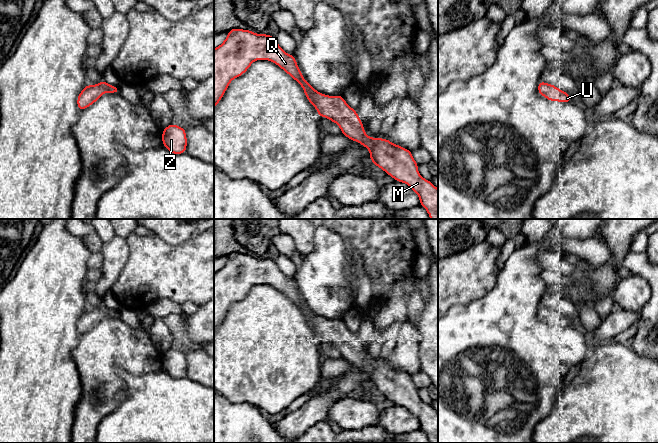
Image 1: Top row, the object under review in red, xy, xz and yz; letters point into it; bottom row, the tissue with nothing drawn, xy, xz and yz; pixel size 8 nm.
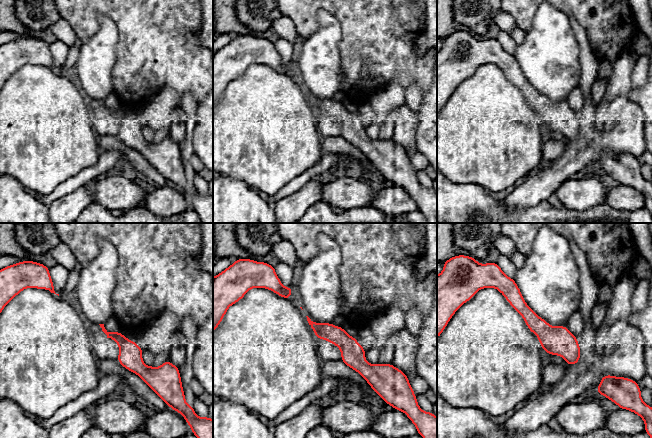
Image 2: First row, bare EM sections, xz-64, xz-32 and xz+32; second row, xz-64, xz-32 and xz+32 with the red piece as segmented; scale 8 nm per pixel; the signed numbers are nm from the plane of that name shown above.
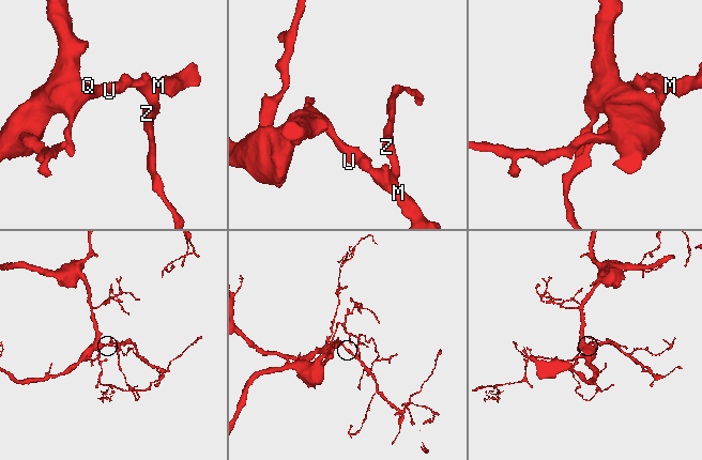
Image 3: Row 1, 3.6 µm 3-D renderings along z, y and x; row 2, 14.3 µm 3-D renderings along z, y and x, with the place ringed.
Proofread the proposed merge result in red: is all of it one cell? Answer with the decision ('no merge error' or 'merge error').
no merge error

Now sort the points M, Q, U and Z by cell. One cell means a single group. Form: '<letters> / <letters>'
M Q U Z

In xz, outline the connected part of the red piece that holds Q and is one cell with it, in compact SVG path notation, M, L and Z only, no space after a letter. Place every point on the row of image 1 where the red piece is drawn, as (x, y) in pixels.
M238 28L227 32L223 43L214 49L214 108L231 81L242 76L254 61L271 61L301 85L320 117L336 123L342 134L366 147L371 162L395 181L407 184L419 196L420 205L427 210L429 217L438 219L438 189L419 174L418 164L410 150L384 138L368 137L356 110L346 103L344 97L316 91L303 77L293 54L287 54L274 36Z

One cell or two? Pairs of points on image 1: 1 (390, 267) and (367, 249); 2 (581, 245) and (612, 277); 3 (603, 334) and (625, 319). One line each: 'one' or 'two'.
1: one
2: two
3: one

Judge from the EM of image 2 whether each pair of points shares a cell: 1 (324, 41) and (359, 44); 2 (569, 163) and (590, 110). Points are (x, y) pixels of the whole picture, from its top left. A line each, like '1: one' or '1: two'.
1: two
2: one

